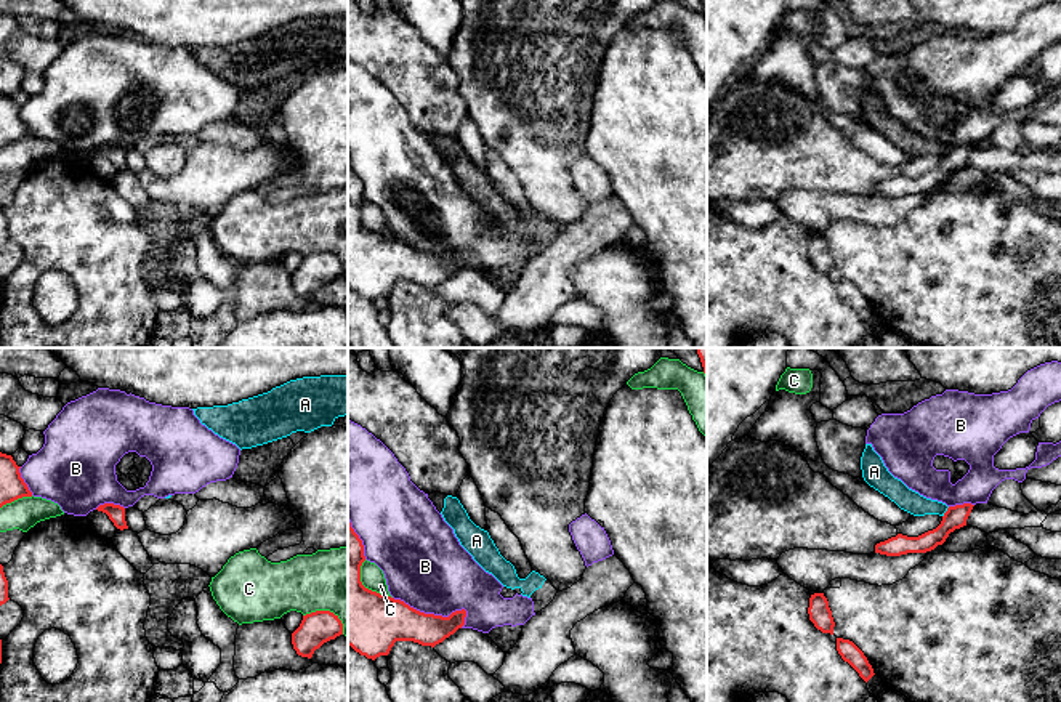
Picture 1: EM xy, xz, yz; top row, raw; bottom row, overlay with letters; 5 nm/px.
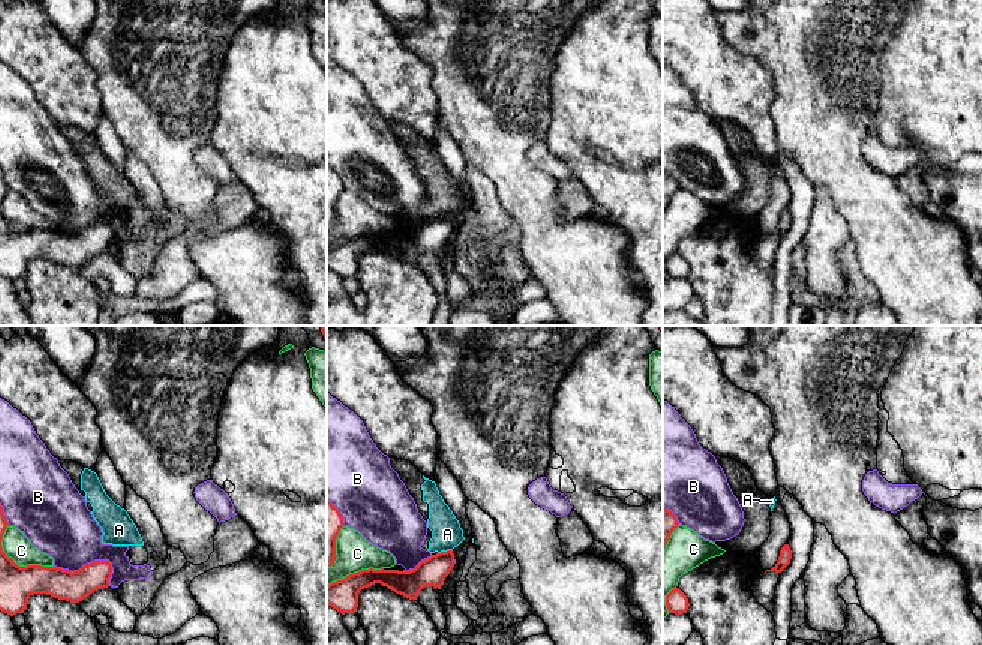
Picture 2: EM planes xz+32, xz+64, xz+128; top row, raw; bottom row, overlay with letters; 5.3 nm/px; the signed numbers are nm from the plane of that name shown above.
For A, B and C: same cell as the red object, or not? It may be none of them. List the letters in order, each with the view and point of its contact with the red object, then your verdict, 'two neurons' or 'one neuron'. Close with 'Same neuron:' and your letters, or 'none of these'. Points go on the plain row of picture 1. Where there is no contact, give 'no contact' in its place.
A: contact yz (946, 153); two neurons
B: contact xz (436, 257); two neurons
C: contact xy (16, 140); two neurons
Same neuron: none of these

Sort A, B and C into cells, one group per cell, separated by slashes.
A / B / C

